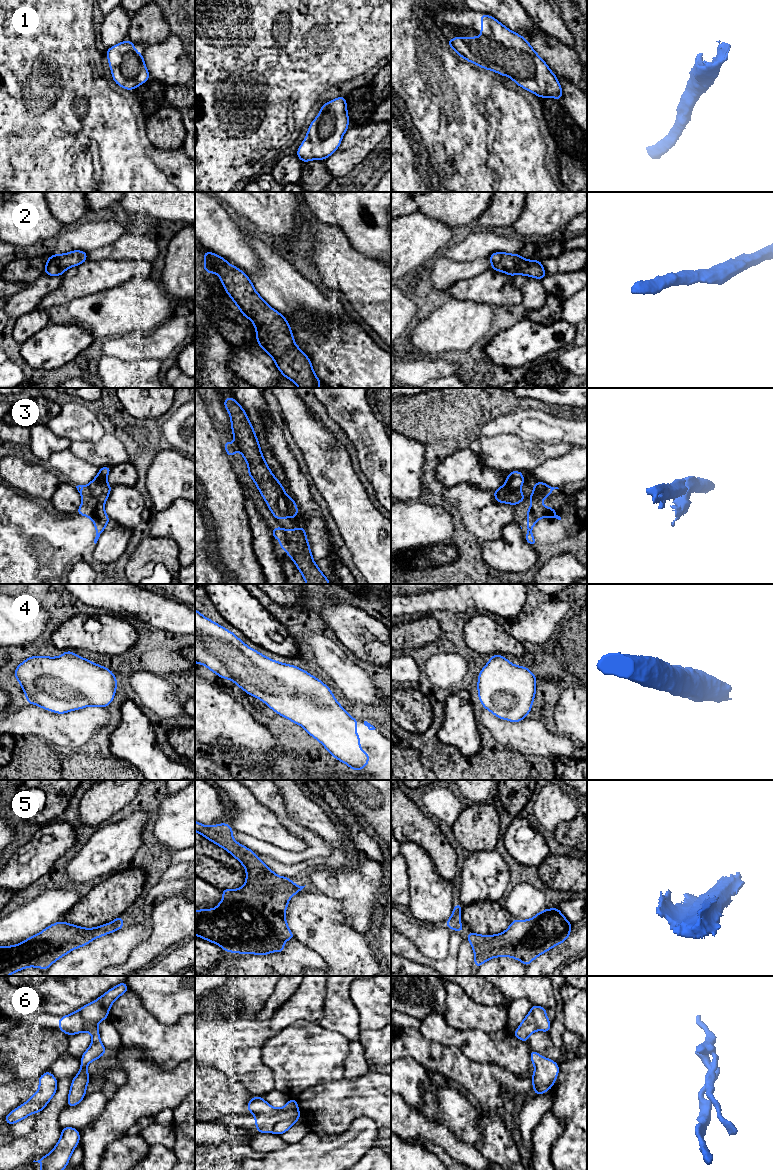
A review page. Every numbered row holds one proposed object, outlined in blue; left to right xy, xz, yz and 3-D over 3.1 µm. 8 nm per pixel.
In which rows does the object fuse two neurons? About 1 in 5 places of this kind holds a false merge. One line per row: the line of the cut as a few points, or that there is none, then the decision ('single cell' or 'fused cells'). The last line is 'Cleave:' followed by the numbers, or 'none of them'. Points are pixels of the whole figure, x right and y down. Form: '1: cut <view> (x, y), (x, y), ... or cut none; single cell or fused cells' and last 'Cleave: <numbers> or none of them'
1: cut none; single cell
2: cut none; single cell
3: cut none; single cell
4: cut none; single cell
5: cut none; single cell
6: cut none; single cell
Cleave: none of them

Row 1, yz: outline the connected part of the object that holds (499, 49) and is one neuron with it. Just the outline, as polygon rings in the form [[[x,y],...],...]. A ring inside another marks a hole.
[[[481,13],[480,37],[455,37],[447,40],[448,45],[463,59],[486,70],[510,77],[518,86],[540,98],[562,99],[562,88],[557,76],[535,52],[526,38],[509,30],[494,17]]]

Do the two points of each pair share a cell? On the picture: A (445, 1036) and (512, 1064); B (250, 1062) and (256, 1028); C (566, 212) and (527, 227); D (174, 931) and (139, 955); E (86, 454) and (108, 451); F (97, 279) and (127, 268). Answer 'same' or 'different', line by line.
A: same
B: same
C: same
D: same
E: same
F: same

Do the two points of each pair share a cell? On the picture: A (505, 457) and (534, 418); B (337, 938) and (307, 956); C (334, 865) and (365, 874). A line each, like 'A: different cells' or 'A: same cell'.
A: different cells
B: different cells
C: different cells

